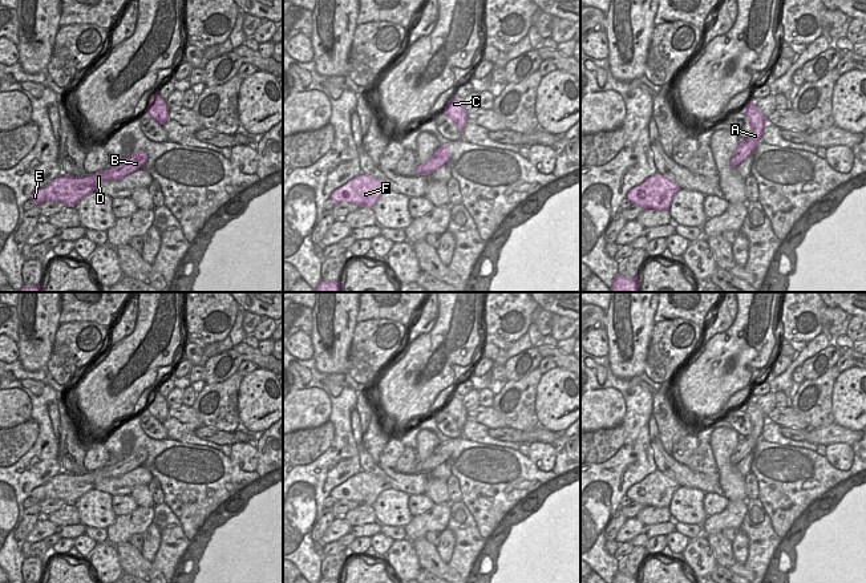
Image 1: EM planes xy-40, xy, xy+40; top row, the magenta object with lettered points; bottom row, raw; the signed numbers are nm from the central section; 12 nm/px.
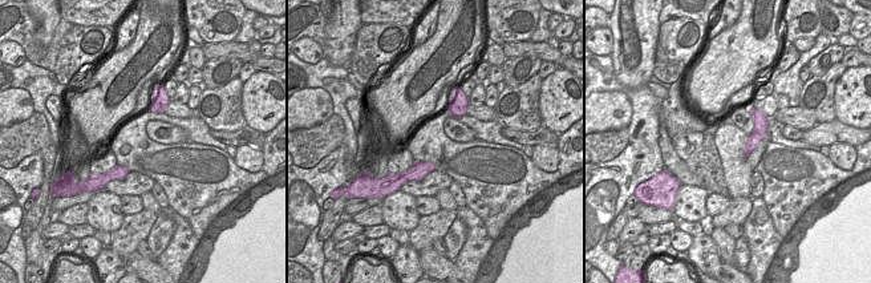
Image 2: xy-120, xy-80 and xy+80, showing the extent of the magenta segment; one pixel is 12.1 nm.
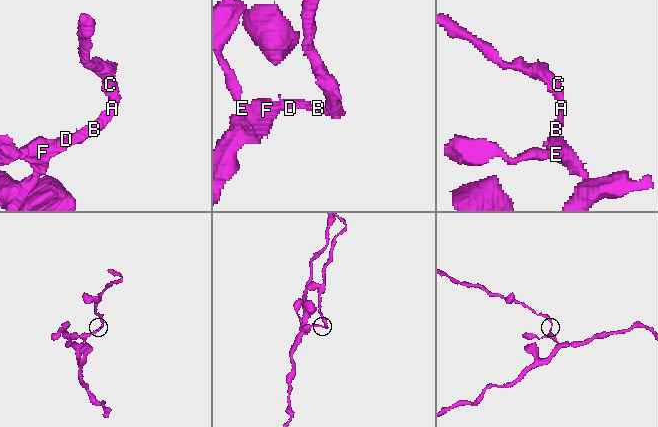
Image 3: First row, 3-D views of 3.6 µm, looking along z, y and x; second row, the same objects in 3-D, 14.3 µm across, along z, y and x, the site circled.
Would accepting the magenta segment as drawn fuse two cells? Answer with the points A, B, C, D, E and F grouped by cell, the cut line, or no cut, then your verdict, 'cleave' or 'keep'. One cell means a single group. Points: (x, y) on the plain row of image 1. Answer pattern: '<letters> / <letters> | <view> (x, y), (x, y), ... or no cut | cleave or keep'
A B C D E F | no cut | keep

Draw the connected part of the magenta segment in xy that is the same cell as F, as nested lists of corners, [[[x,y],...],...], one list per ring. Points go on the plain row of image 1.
[[[359,471],[349,477],[341,485],[333,487],[329,493],[336,501],[348,499],[355,501],[359,505],[373,505],[379,494],[390,489],[389,483],[375,474],[367,471]]]

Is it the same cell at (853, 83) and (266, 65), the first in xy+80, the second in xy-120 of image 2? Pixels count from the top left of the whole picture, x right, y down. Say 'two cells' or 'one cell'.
two cells

